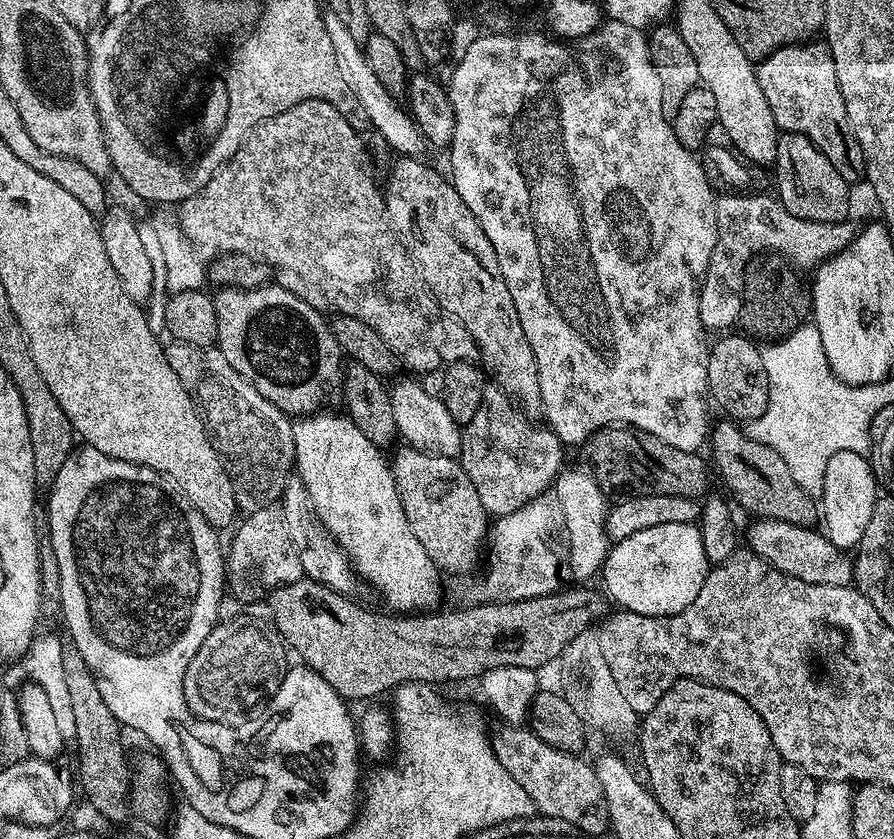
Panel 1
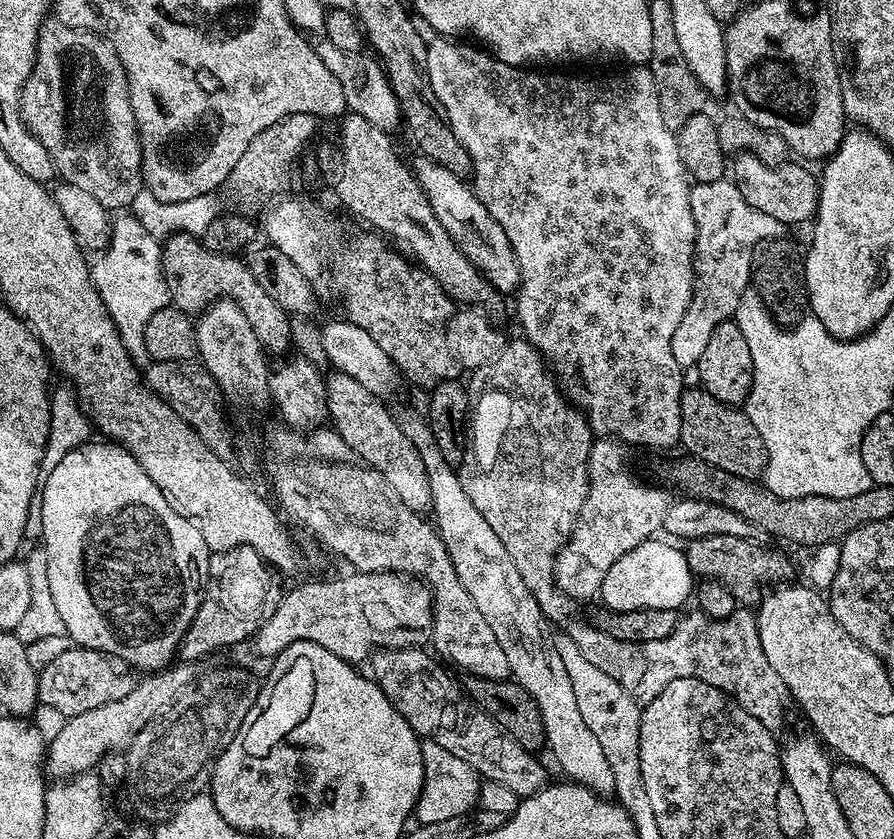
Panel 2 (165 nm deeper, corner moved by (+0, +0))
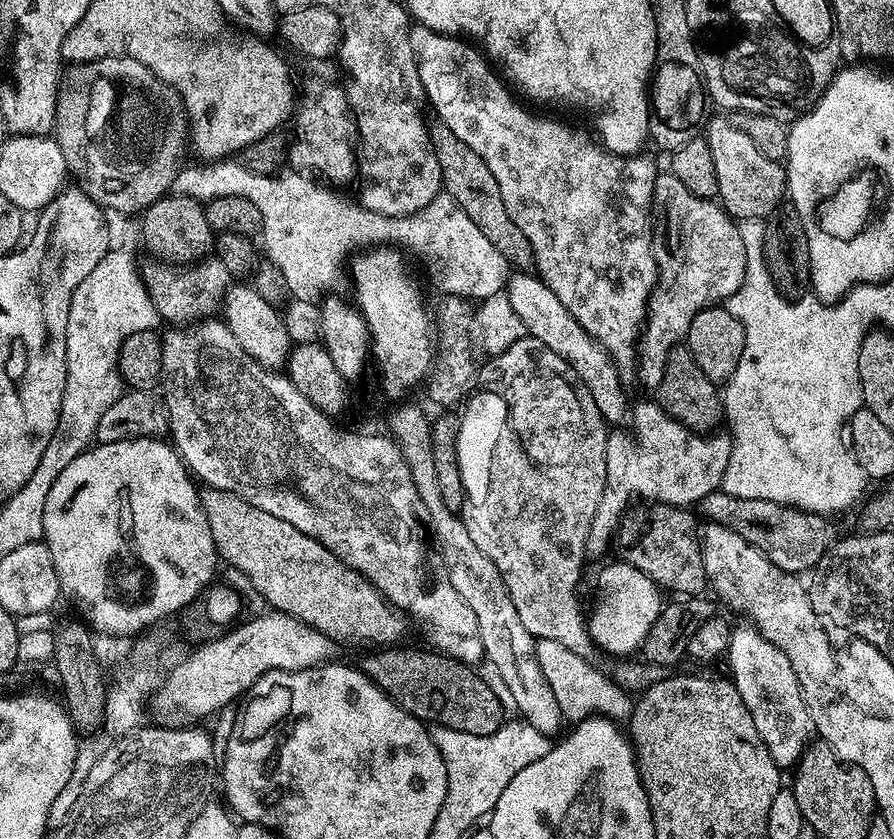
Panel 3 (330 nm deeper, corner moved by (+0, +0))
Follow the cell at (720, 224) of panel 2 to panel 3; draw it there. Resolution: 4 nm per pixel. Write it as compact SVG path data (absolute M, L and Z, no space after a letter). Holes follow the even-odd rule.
M671 174L657 175L652 198L655 211L664 212L668 248L656 248L656 286L648 300L648 315L638 341L638 373L648 390L654 390L662 382L664 367L672 355L672 349L687 337L694 314L723 305L736 293L738 286L742 286L746 274L746 246L742 242L740 224L715 199L695 196L686 190L677 176Z

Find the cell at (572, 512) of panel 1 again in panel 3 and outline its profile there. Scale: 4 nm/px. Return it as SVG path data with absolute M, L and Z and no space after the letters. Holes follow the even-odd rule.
M651 399L644 400L632 408L632 432L636 435L636 444L623 444L616 438L609 438L604 451L604 489L598 502L598 510L594 510L594 518L590 522L588 536L584 540L584 550L596 548L596 558L603 557L613 543L616 529L620 527L621 517L628 512L630 505L641 496L641 501L657 504L674 504L677 508L688 508L699 505L700 500L717 491L723 485L726 466L730 462L732 441L727 435L712 434L705 438L694 434L686 426L682 426L673 416L659 411Z

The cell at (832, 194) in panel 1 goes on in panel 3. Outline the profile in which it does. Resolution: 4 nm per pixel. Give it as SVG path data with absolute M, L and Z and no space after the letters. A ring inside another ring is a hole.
M709 119L706 124L706 139L710 146L710 154L714 157L714 174L718 174L718 190L716 196L725 212L737 221L763 220L771 212L781 207L780 199L786 196L786 168L783 163L766 158L758 146L750 138L750 134L742 134L742 130L736 130L728 124L727 119Z

